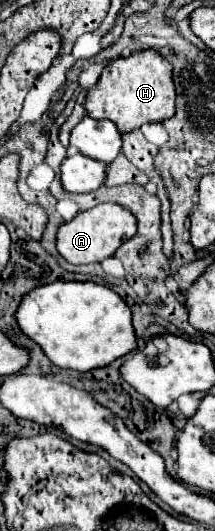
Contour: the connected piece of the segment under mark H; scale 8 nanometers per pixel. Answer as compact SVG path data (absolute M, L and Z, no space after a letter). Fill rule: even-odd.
M139 50L107 64L99 82L87 90L85 110L91 118L111 120L119 132L131 132L147 122L163 122L175 114L173 66L155 50Z

